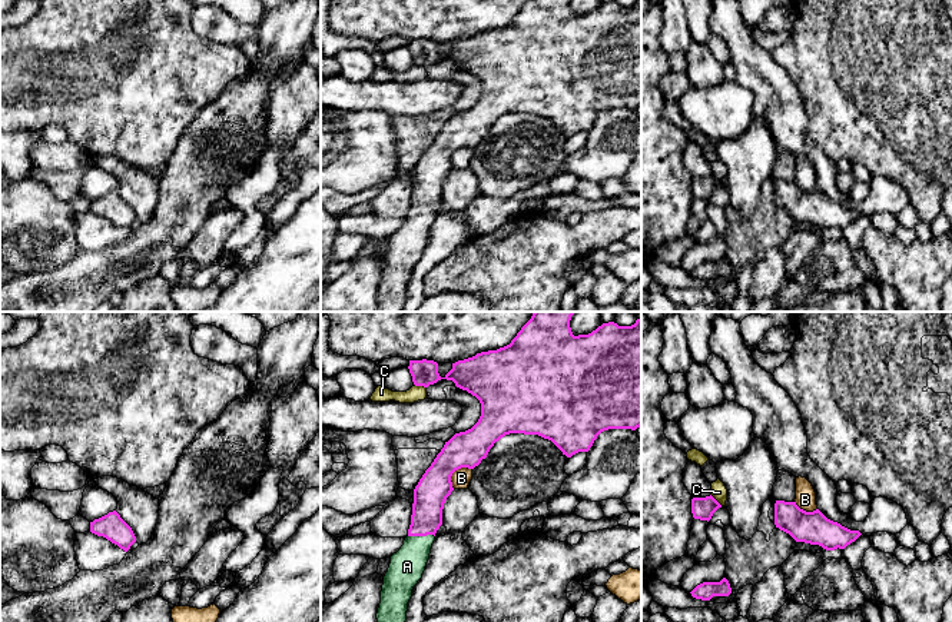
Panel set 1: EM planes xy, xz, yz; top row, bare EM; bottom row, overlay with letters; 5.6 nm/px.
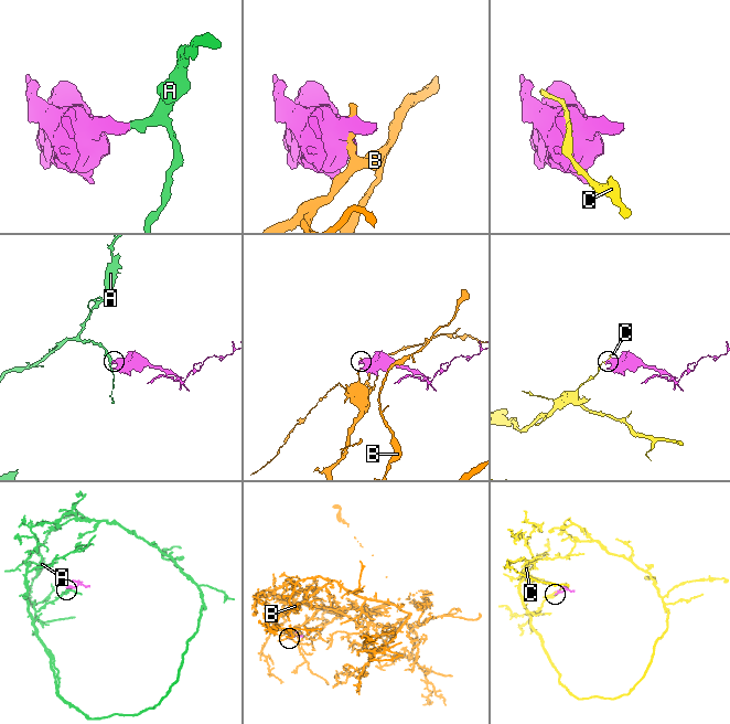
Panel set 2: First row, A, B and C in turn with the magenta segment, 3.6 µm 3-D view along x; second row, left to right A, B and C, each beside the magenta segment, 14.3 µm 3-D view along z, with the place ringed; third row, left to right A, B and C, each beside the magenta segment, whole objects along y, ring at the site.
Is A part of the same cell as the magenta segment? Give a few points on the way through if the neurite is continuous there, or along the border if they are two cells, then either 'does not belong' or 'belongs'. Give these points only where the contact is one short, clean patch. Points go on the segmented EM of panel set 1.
belongs

